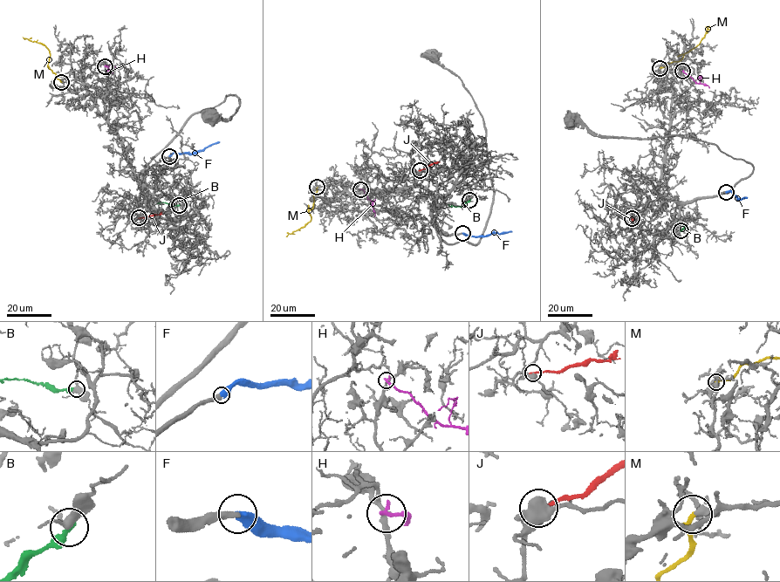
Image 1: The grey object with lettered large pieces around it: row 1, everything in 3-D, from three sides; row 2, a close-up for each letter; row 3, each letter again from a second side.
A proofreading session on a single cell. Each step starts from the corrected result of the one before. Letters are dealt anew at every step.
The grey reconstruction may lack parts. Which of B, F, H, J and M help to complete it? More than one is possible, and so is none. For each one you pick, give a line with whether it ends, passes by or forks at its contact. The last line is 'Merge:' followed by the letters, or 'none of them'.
F: it ends
Merge: F

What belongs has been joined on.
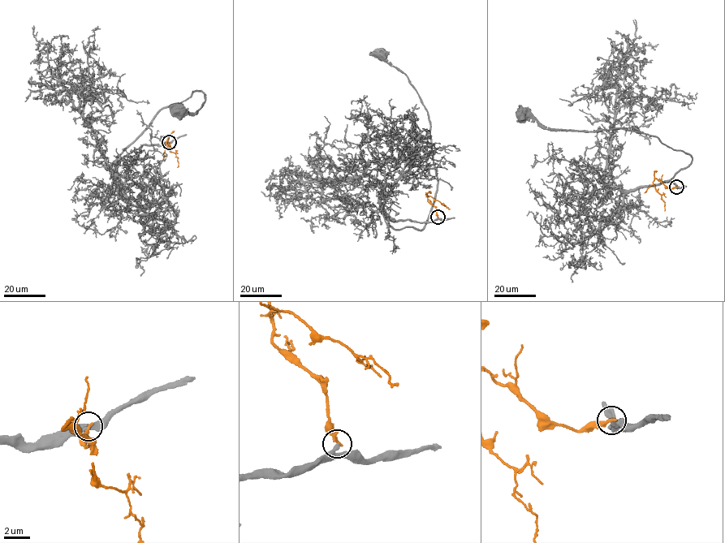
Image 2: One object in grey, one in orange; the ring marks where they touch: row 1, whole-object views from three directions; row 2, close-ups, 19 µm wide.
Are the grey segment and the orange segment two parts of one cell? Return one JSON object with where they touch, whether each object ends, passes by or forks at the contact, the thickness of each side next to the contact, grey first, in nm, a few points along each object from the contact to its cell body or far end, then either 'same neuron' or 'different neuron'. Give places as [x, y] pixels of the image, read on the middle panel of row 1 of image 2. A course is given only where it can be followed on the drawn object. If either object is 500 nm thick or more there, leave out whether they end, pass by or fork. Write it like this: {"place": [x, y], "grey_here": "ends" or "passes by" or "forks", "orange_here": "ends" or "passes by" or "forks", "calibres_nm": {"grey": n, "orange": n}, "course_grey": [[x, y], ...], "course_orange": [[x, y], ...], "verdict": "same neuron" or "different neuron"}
{"place": [438, 217], "grey_here": "ends", "orange_here": "ends", "calibres_nm": {"grey": 320, "orange": 300}, "course_grey": [[438, 217], [389, 224], [397, 230], [423, 228], [438, 182], [428, 111], [407, 76], [378, 54]], "course_orange": [[438, 217], [436, 209], [427, 200], [427, 196], [443, 203], [448, 209]], "verdict": "different neuron"}

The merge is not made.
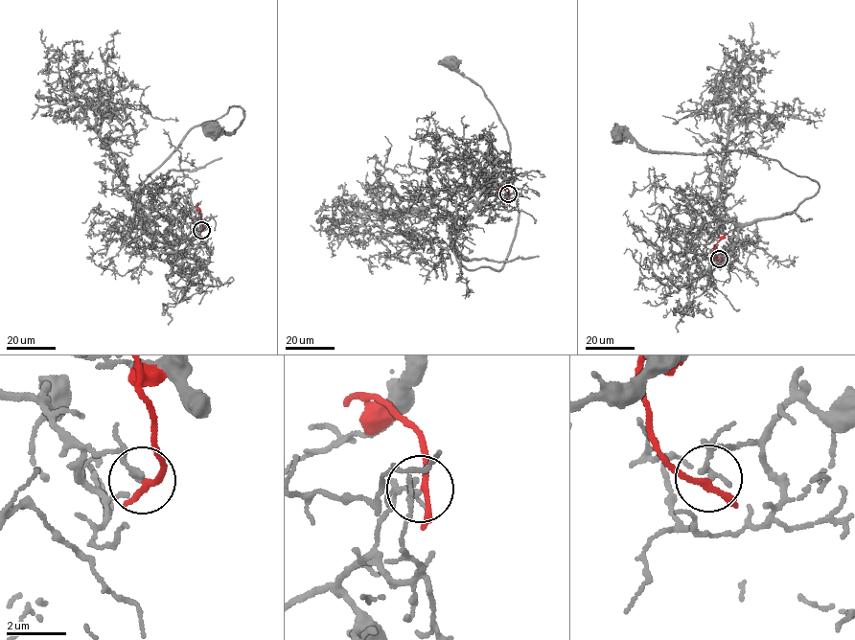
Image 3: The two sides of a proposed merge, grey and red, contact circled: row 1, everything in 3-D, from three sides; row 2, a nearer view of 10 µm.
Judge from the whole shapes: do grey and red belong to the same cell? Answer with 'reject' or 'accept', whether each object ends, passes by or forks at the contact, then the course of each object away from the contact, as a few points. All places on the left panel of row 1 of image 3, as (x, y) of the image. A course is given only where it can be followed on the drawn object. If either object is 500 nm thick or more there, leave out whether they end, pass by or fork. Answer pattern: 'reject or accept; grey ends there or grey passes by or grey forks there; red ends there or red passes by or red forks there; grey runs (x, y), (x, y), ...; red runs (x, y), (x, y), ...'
reject; grey ends there; red passes by; grey runs (201, 230), (186, 222), (178, 241), (161, 242), (134, 205), (187, 130), (243, 110), (231, 134), (212, 128); red runs (201, 230), (197, 203)

